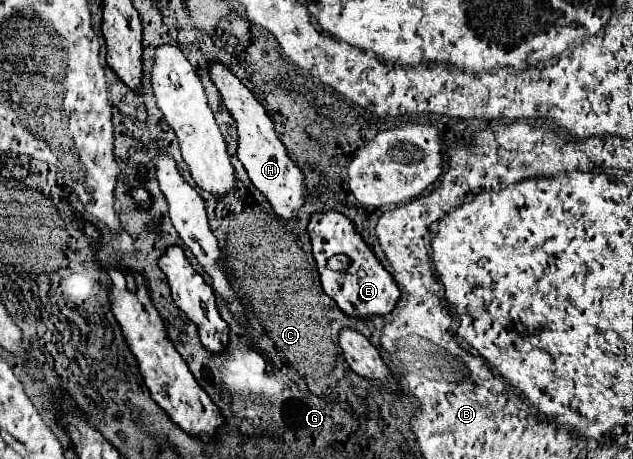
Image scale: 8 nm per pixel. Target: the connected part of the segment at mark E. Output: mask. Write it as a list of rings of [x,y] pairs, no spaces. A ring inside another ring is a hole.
[[[318,212],[310,218],[308,234],[312,238],[312,250],[318,264],[322,288],[346,316],[372,318],[372,316],[386,316],[394,310],[400,298],[400,290],[394,278],[390,276],[390,272],[384,270],[384,266],[378,262],[378,258],[372,254],[372,250],[366,246],[366,242],[346,216],[338,212]],[[336,254],[346,254],[350,258],[352,264],[348,270],[328,268],[328,260]]]

